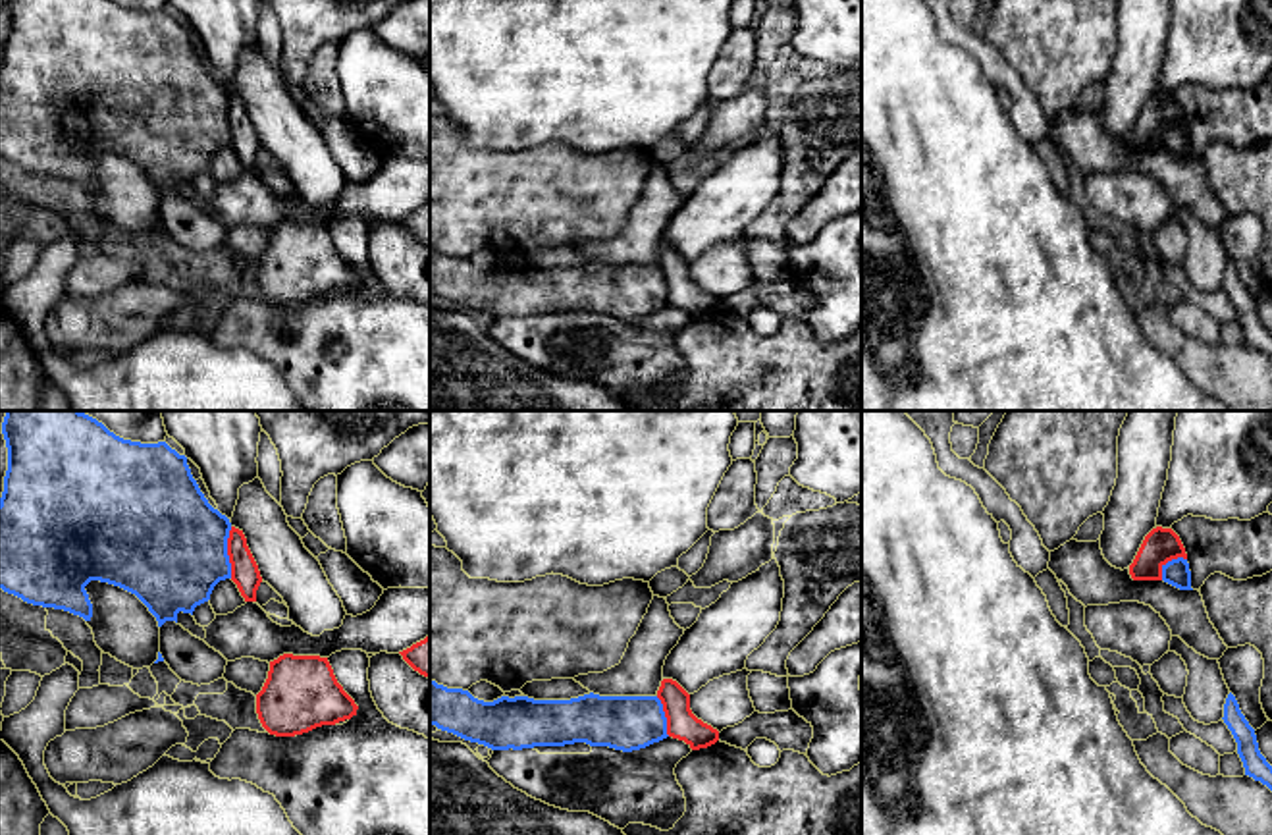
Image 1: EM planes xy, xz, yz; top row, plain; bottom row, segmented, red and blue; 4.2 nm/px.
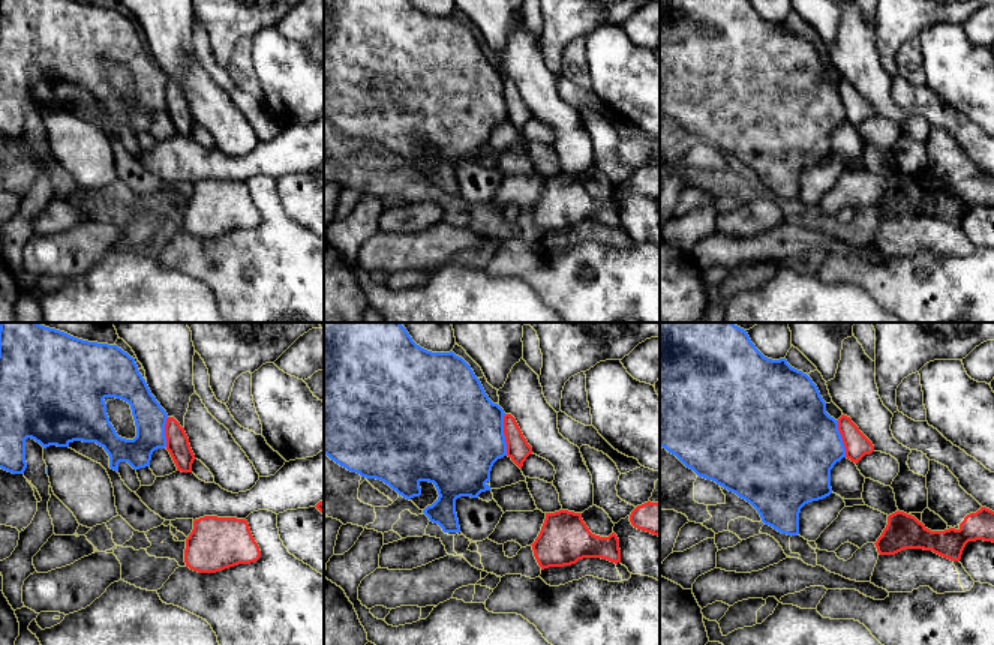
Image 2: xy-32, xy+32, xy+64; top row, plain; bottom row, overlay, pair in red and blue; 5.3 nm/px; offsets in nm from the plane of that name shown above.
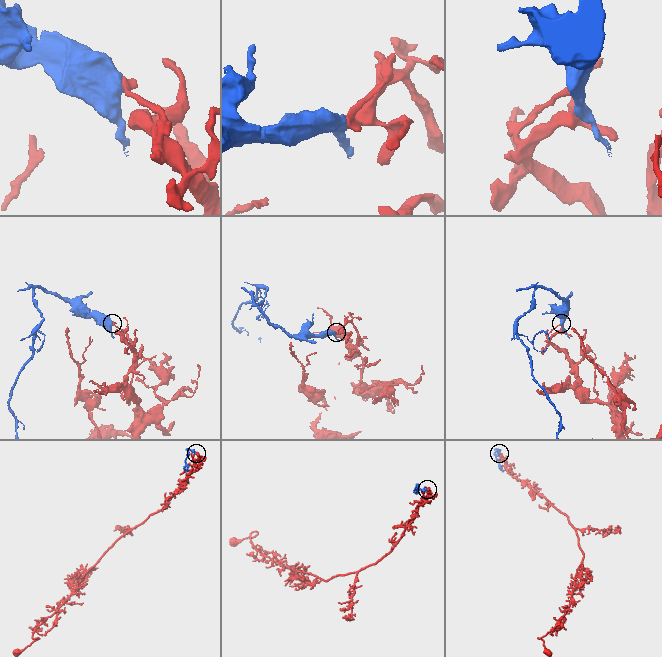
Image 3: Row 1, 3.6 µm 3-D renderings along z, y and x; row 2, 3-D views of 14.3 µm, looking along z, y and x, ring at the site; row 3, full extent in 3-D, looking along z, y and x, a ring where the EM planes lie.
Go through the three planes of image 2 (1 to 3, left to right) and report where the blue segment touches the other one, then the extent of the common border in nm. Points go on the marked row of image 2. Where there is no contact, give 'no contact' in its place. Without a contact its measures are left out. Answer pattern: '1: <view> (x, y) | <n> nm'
1: xy-32 (165, 432) | 160 nm
2: xy+32 (504, 434) | 220 nm
3: xy+64 (841, 437) | 200 nm

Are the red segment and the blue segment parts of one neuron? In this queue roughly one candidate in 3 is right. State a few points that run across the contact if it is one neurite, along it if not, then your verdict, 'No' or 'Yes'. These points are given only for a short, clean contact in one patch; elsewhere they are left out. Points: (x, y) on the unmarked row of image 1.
Line: xy (232, 95), (228, 107), (230, 145). No

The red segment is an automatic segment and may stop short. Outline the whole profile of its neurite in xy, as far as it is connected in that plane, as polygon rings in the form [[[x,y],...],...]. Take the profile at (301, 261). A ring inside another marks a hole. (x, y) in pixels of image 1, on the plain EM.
[[[283,222],[270,229],[268,247],[256,262],[262,295],[276,305],[295,305],[322,293],[335,293],[357,283],[358,274],[337,251],[328,226]]]

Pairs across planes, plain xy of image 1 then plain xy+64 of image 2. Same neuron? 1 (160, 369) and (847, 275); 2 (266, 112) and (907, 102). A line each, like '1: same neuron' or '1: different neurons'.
1: different neurons
2: different neurons

